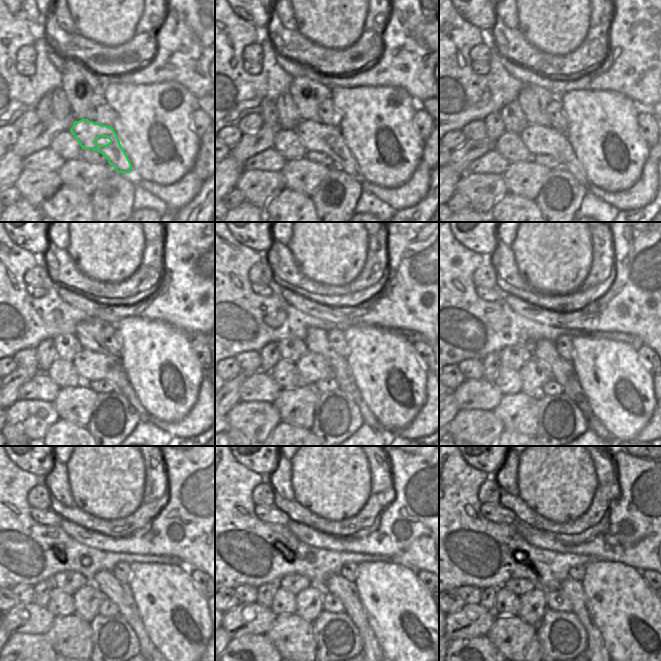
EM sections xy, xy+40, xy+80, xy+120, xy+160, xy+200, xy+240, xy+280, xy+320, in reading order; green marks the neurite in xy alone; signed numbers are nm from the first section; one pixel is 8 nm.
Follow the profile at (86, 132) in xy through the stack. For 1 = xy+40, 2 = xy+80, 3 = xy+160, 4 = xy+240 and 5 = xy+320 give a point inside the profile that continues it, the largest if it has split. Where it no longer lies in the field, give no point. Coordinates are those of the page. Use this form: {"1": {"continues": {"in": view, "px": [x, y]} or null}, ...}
{"1": {"continues": {"in": "xy+40", "px": [319, 137]}}, "2": {"continues": {"in": "xy+80", "px": [539, 140]}}, "3": {"continues": {"in": "xy+160", "px": [313, 367]}}, "4": {"continues": {"in": "xy+240", "px": [87, 599]}}, "5": {"continues": {"in": "xy+320", "px": [533, 603]}}}

